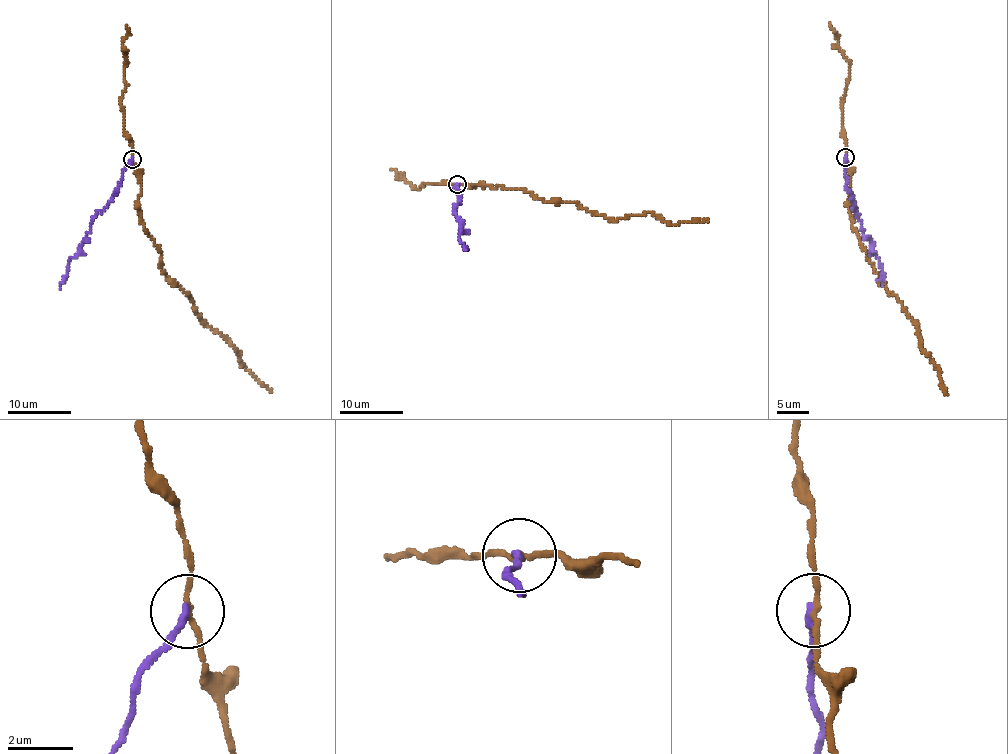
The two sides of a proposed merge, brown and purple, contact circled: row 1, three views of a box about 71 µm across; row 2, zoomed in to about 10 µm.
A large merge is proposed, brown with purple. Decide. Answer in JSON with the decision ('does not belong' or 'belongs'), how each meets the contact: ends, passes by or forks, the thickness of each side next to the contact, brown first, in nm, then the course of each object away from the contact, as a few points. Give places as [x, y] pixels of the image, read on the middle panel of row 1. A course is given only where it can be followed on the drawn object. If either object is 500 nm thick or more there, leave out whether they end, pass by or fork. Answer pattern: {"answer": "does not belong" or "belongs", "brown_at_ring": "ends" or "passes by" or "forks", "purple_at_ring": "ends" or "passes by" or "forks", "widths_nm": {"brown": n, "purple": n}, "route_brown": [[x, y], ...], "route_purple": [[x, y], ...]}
{"answer": "does not belong", "brown_at_ring": "passes by", "purple_at_ring": "ends", "widths_nm": {"brown": 150, "purple": 220}, "route_brown": [[457, 183], [521, 188], [545, 201], [571, 201], [589, 212], [614, 220], [646, 212], [672, 224], [709, 221]], "route_purple": [[457, 183], [461, 198], [454, 208], [465, 251]]}

